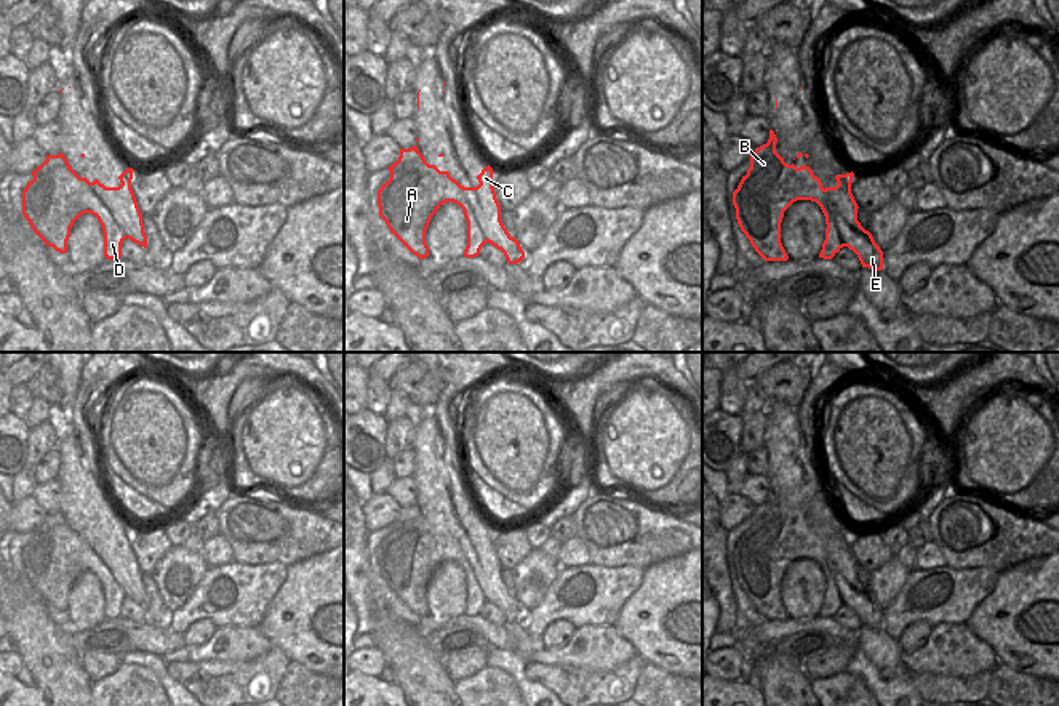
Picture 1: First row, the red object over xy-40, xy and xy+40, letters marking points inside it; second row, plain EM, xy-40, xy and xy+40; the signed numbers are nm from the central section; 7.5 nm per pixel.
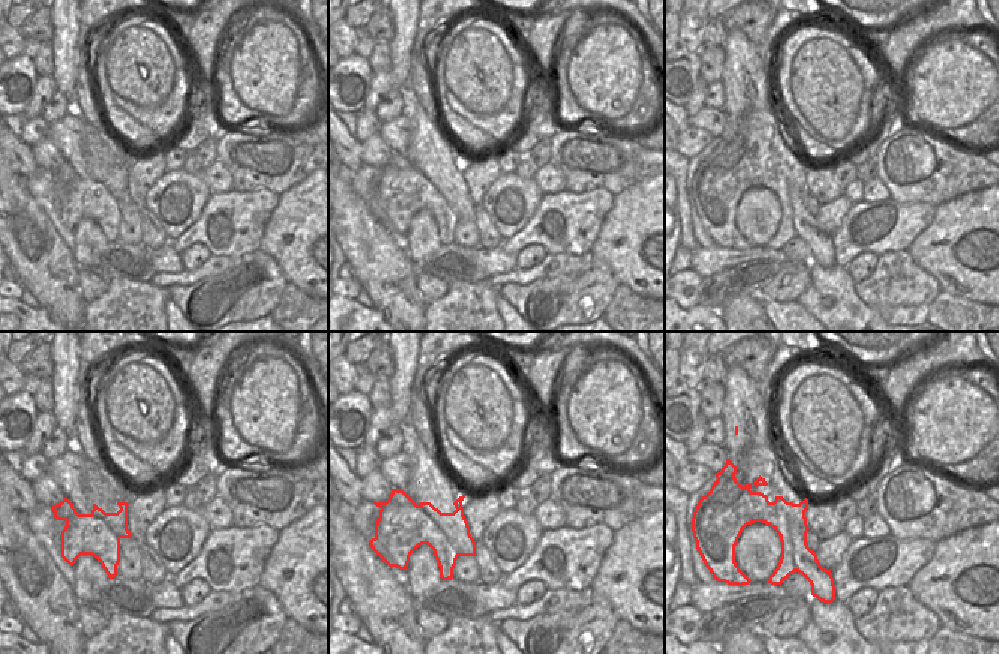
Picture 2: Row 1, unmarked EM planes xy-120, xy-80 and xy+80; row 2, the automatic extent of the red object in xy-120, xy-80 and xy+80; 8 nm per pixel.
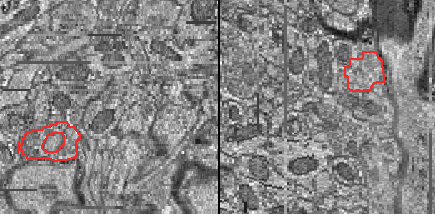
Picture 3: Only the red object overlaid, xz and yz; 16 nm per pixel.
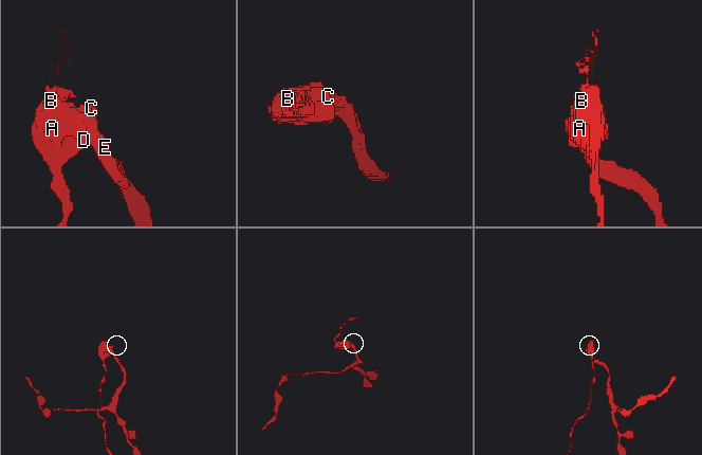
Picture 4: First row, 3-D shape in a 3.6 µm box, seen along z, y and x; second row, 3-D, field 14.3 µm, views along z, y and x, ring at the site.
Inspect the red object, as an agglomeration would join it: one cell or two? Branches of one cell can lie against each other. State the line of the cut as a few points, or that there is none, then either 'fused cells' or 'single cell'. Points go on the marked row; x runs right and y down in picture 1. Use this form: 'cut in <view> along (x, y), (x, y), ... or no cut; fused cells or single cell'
cut in xy-40 along (82, 178), (104, 204), (127, 237); fused cells

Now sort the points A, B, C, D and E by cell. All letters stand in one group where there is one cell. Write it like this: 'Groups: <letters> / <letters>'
Groups: A B D / C E

